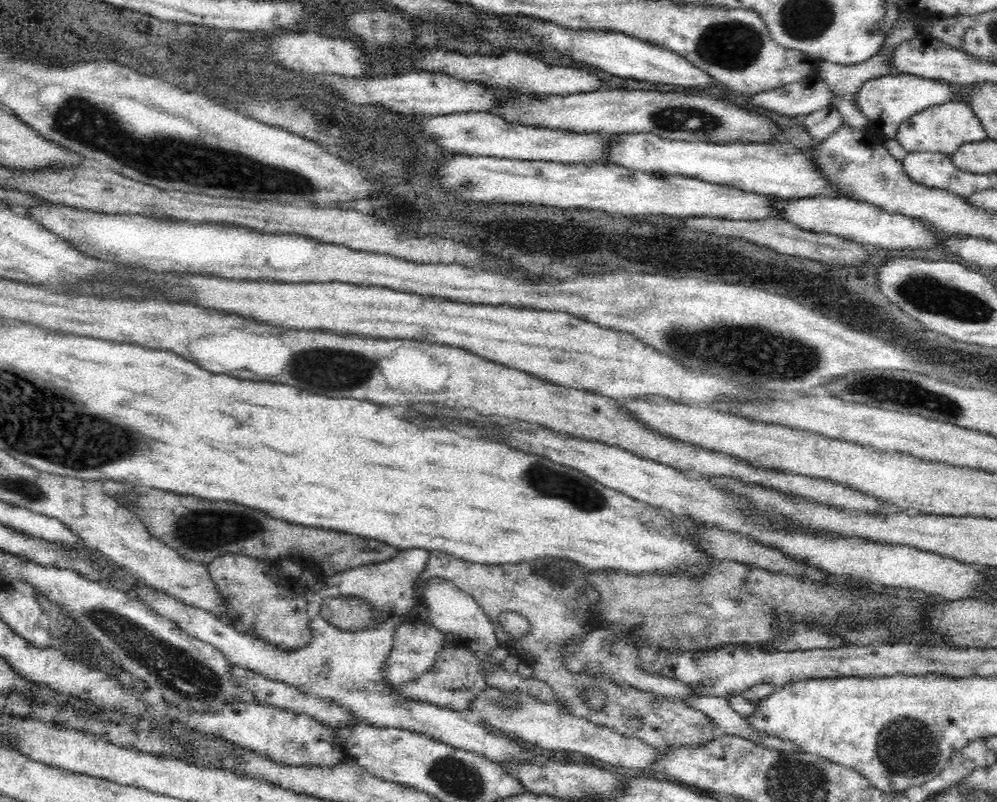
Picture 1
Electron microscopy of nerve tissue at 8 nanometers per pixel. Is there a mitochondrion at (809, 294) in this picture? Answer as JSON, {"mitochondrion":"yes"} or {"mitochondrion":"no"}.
{"mitochondrion":"no"}

